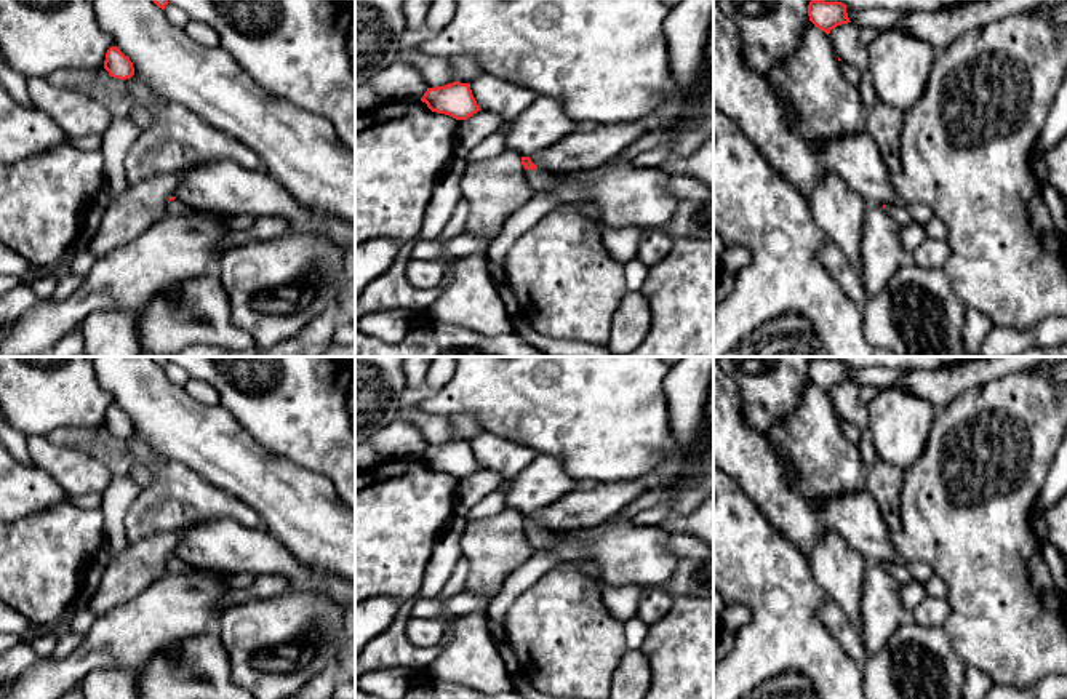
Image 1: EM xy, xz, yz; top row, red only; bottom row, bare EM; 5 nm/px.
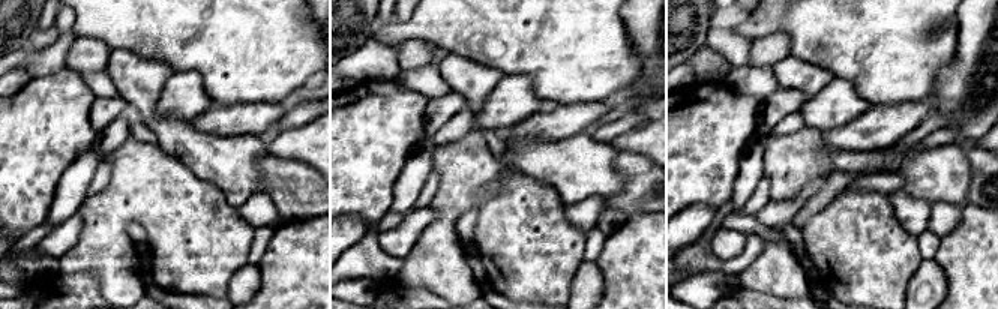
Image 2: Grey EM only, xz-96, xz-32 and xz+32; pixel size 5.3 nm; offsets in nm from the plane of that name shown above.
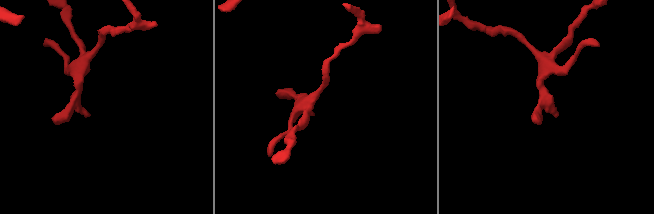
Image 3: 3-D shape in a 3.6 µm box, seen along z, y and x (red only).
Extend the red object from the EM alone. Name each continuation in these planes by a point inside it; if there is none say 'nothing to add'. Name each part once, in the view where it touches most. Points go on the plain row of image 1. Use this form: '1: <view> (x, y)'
1: xz (541, 539)

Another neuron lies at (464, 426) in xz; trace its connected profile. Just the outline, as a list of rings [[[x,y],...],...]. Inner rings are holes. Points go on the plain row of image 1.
[[[454,414],[450,421],[453,427],[453,440],[470,441],[485,430],[474,414]]]

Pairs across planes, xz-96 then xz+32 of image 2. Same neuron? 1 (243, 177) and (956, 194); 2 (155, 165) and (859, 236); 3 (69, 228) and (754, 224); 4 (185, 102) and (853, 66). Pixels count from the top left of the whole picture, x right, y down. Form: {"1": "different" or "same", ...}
{"1": "same", "2": "same", "3": "different", "4": "different"}

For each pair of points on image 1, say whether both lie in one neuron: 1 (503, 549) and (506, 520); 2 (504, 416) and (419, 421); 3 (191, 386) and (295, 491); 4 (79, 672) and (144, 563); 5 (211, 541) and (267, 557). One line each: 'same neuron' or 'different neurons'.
1: same neuron
2: different neurons
3: different neurons
4: different neurons
5: same neuron

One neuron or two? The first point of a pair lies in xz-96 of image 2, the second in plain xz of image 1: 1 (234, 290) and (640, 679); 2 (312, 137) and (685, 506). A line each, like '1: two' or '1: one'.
1: one
2: two

